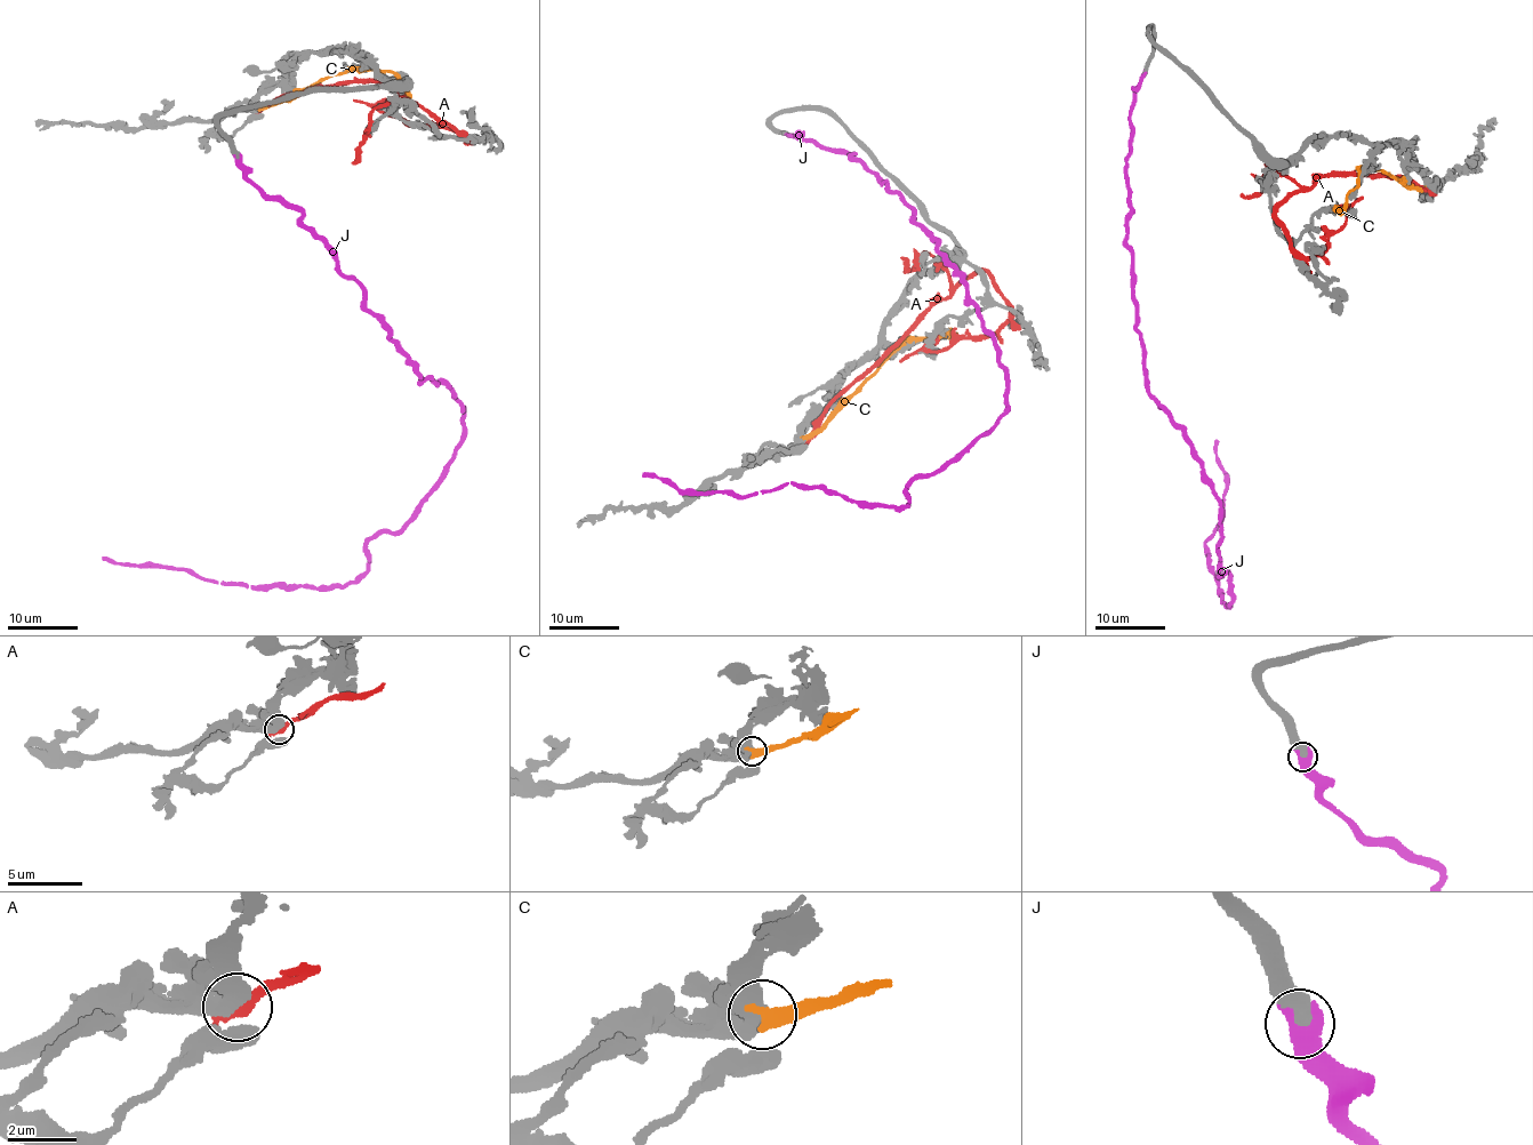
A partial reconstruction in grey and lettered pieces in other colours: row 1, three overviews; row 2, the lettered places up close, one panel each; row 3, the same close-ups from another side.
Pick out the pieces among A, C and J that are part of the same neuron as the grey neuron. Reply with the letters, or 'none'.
J

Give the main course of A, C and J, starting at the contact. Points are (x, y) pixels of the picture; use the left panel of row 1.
A: (258, 110), (287, 95), (350, 82), (387, 82), (439, 121), (463, 131), (412, 123), (353, 101)
C: (259, 106), (269, 106), (326, 78), (360, 69), (393, 72), (402, 83), (403, 96), (390, 104)
J: (237, 159), (301, 214), (415, 374), (451, 389), (463, 443), (345, 585), (103, 557)

